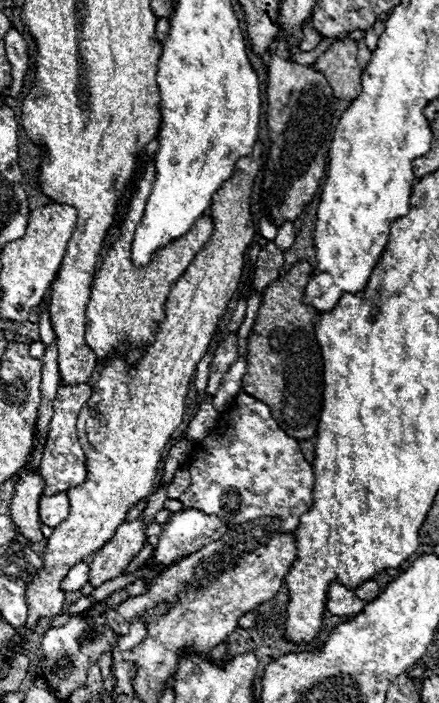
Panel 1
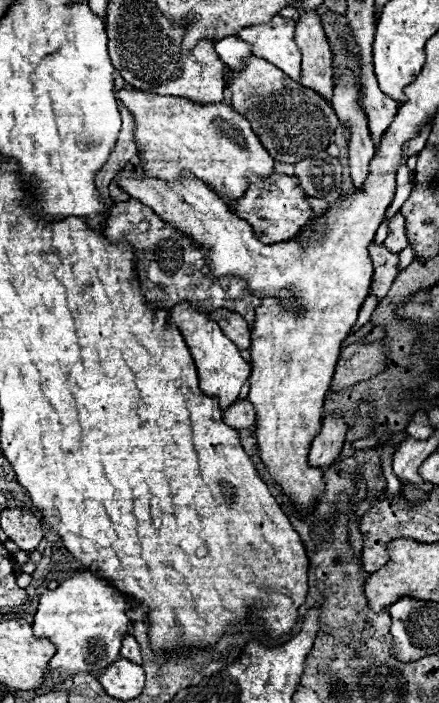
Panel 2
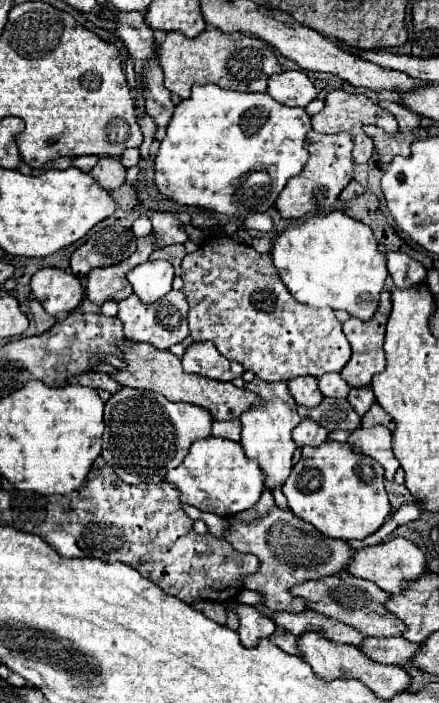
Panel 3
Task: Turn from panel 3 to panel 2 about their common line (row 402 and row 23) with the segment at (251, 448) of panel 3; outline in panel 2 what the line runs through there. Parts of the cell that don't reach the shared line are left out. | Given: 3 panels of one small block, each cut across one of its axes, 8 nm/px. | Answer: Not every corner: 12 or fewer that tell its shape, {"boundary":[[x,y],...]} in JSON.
{"boundary":[[274,16],[236,36],[292,80],[300,80],[296,22]]}

